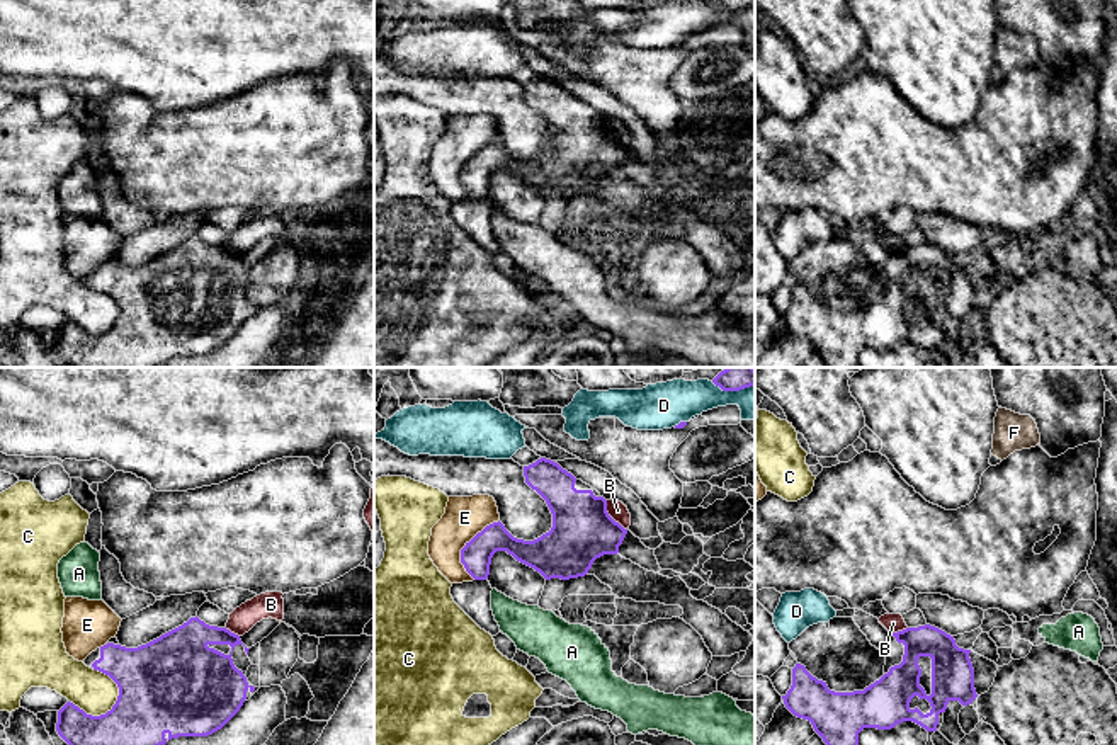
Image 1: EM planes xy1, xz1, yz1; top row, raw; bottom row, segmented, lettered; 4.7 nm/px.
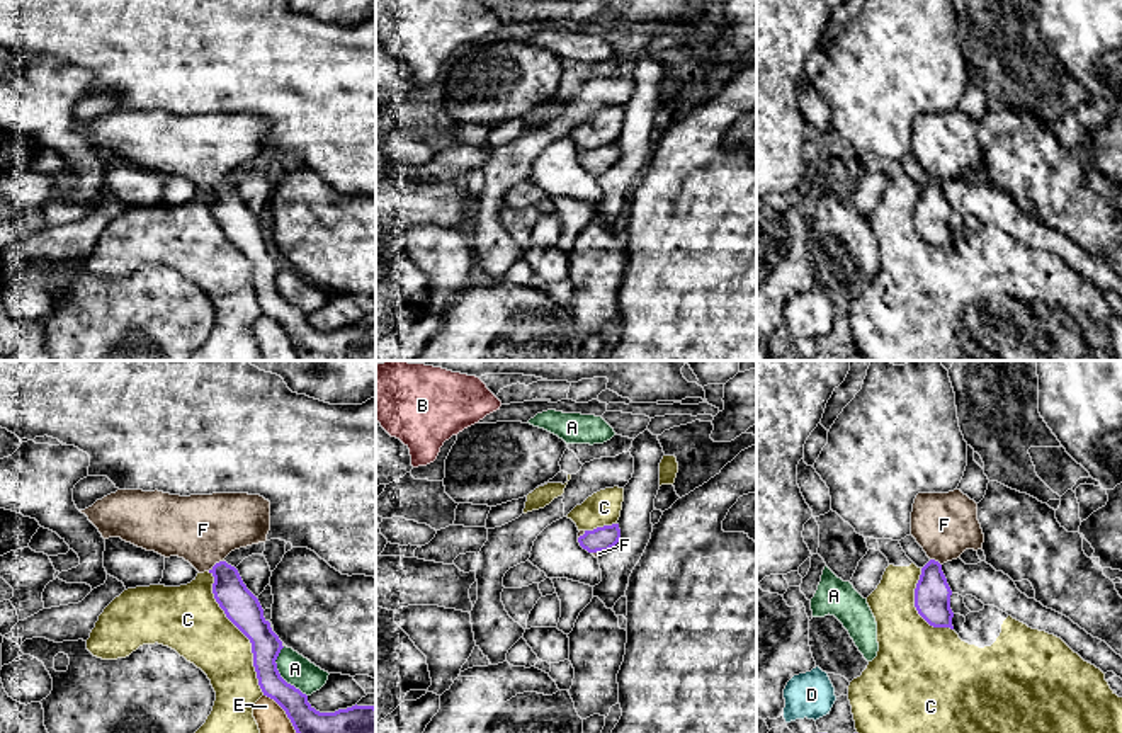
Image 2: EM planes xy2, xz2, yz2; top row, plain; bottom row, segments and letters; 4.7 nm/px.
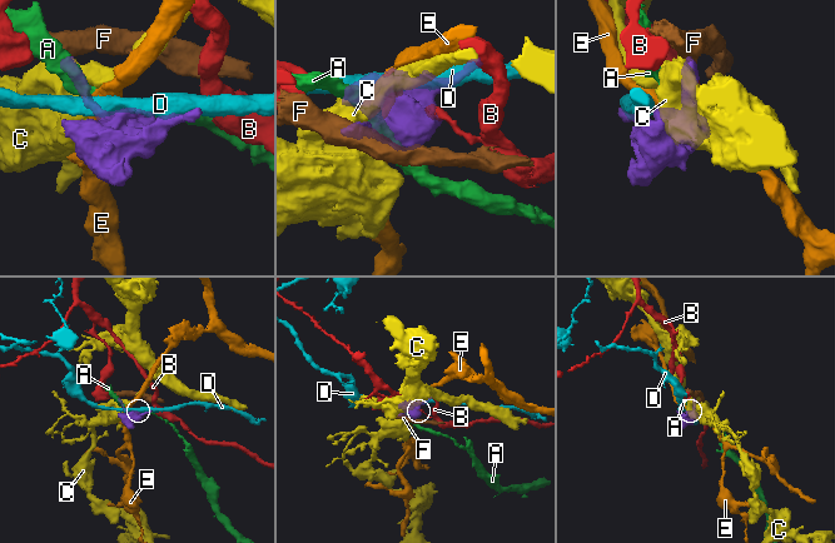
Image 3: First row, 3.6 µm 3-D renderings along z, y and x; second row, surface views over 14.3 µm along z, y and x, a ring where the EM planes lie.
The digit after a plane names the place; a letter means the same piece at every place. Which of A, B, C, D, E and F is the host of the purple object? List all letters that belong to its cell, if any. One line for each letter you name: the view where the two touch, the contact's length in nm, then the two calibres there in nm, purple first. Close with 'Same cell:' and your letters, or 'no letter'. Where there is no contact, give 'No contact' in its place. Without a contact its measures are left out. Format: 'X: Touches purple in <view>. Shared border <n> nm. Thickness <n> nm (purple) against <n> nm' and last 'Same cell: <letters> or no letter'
F: Touches purple in xy2. Shared border 90 nm. Thickness 170 nm (purple) against 340 nm
Same cell: F

